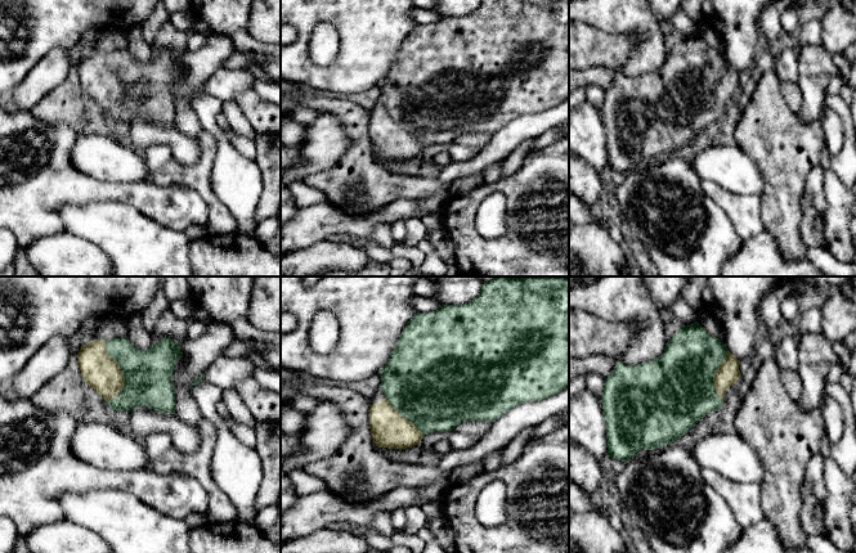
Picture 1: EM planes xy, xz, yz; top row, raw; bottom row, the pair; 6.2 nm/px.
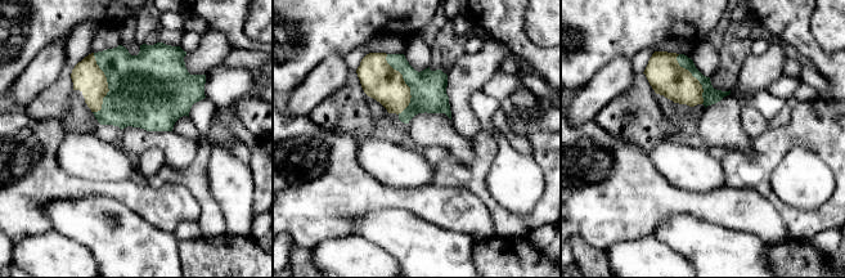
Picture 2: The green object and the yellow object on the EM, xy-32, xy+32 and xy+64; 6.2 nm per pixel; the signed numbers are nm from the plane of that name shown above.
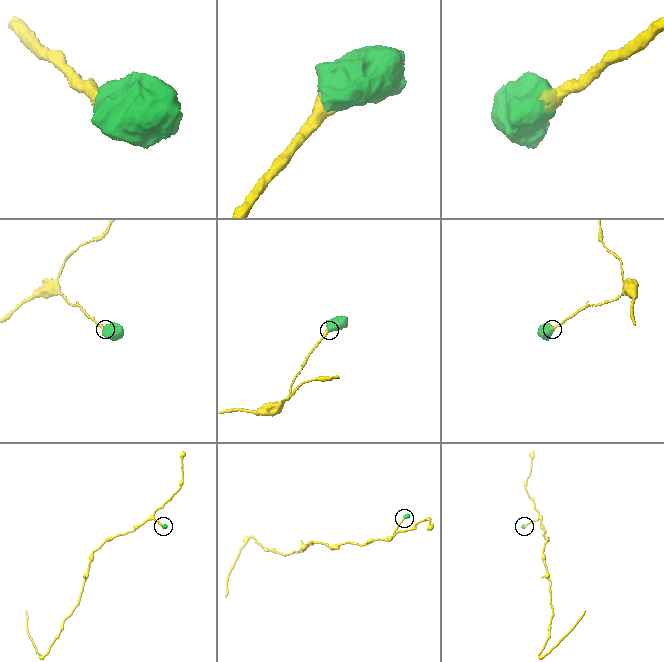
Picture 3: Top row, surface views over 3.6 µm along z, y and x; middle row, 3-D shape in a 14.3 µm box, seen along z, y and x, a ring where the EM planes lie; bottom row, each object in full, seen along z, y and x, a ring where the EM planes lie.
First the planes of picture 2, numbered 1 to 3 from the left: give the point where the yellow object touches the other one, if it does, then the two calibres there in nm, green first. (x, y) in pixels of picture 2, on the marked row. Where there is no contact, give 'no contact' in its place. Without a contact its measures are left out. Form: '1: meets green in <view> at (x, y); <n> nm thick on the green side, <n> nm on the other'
1: meets green in xy-32 at (107, 81); 460 nm thick on the green side, 190 nm on the other
2: meets green in xy+32 at (405, 83); 220 nm thick on the green side, 220 nm on the other
3: meets green in xy+64 at (695, 76); 100 nm thick on the green side, 220 nm on the other

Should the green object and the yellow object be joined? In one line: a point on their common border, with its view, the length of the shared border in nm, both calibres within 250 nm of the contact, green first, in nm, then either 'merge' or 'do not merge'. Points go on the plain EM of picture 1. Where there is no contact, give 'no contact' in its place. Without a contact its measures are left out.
xy (122, 84) | 400 nm | 300/220 nm | merge

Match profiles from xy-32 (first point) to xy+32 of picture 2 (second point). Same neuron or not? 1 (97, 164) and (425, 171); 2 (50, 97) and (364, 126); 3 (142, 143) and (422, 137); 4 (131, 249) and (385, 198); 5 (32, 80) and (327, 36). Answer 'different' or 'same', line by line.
1: same
2: same
3: same
4: different
5: different

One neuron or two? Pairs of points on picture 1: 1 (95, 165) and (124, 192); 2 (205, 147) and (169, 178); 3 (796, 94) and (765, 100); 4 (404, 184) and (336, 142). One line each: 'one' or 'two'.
1: two
2: one
3: two
4: two

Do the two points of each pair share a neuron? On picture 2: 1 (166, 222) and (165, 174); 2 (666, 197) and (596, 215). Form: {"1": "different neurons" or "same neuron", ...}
{"1": "different neurons", "2": "same neuron"}

